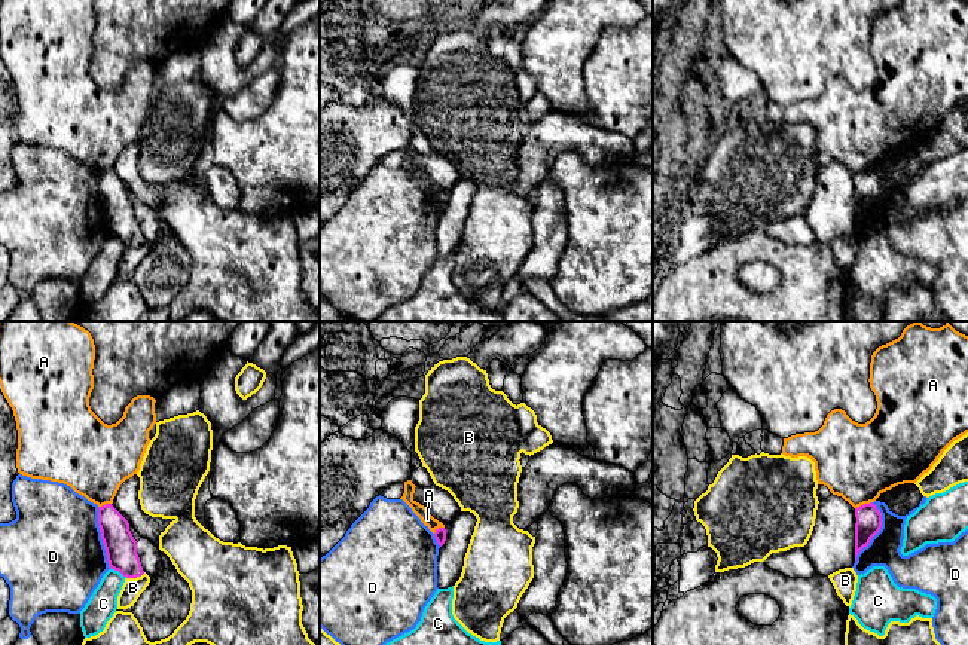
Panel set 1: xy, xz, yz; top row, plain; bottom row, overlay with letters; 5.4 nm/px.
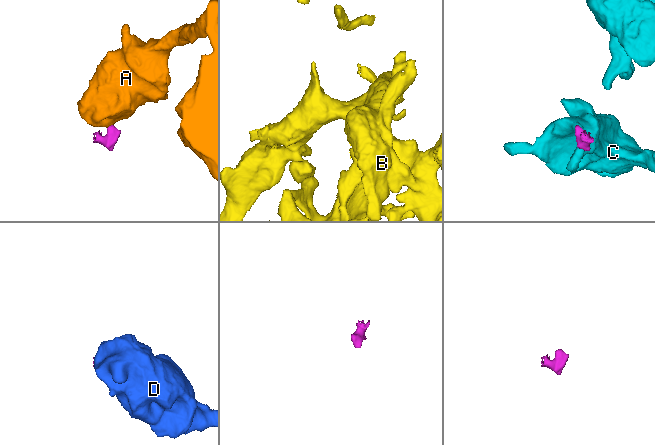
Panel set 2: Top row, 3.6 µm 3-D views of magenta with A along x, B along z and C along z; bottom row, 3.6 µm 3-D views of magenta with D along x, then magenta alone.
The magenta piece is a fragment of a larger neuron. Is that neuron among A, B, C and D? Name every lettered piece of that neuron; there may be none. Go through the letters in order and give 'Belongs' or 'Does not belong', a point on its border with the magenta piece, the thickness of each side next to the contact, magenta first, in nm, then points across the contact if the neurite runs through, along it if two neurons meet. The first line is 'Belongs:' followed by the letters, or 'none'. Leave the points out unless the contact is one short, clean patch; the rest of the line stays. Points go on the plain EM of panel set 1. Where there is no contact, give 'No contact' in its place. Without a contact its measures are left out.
Belongs: B
A: Does not belong. Touches magenta at yz (863, 173). Thickness 140 nm (magenta) against 420 nm. Boundary: yz (872, 168), (855, 176)
B: Belongs. Touches magenta at xy (136, 244). Thickness 170 nm (magenta) against 110 nm
C: Does not belong. Touches magenta at xy (119, 238). Thickness 170 nm (magenta) against 160 nm. Boundary: xy (110, 235), (127, 244)
D: Does not belong. Touches magenta at xy (101, 205). Thickness 170 nm (magenta) against 500 nm. Boundary: xy (97, 174), (97, 192), (110, 235)

